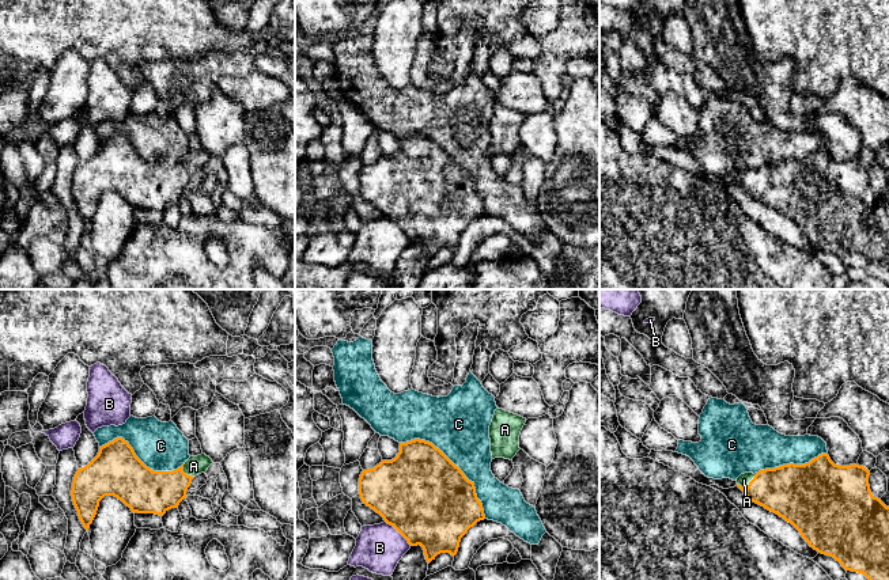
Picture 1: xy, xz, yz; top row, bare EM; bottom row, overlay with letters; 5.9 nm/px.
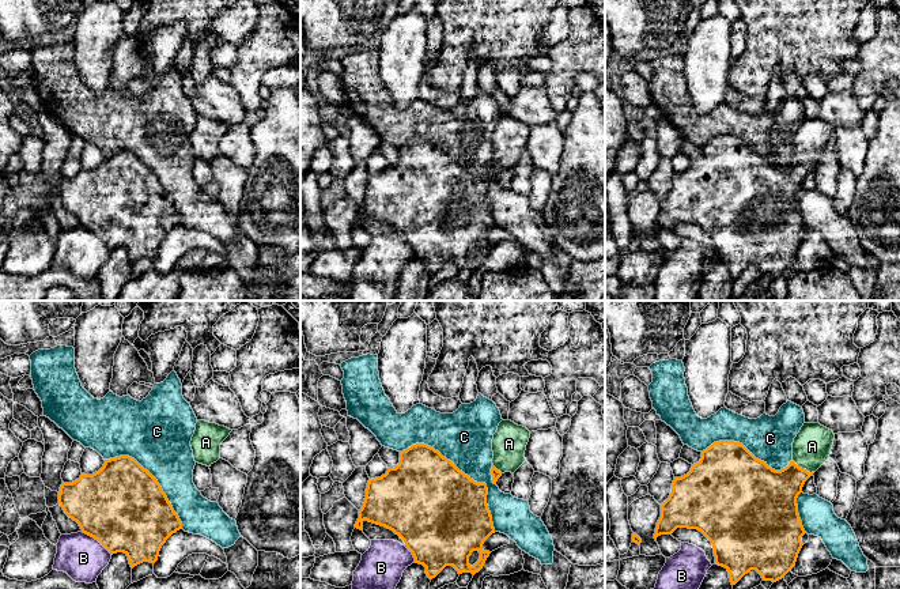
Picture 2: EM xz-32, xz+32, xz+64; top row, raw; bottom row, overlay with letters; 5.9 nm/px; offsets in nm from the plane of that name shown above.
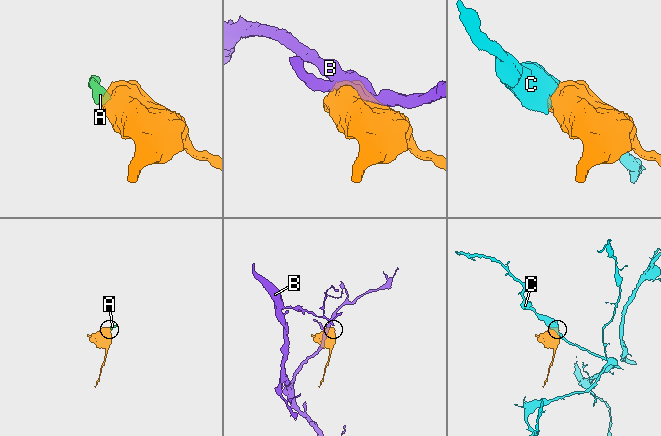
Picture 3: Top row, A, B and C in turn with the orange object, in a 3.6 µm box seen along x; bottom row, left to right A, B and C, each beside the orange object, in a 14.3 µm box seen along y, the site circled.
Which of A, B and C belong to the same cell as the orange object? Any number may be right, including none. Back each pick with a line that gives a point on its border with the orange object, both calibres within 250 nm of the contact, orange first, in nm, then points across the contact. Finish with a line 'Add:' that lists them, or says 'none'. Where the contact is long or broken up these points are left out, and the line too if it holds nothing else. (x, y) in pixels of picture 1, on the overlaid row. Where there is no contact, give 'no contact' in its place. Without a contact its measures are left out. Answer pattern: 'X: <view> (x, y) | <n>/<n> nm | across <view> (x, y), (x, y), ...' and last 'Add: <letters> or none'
A: yz (749, 484) | 320/70 nm | across yz (790, 491), (757, 488), (749, 484), (744, 480)
Add: A

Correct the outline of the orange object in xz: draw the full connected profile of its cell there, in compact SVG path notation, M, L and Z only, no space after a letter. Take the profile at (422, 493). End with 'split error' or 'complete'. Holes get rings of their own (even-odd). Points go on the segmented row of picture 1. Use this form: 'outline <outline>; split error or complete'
outline M420 439L400 443L400 452L394 459L363 470L359 494L363 504L379 513L411 546L420 545L428 564L440 553L454 557L461 538L477 522L485 519L474 482L469 481L439 448Z; complete

